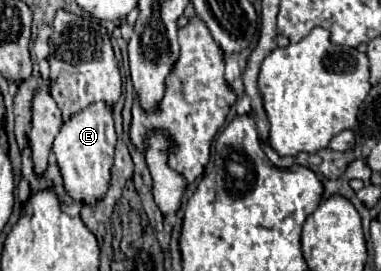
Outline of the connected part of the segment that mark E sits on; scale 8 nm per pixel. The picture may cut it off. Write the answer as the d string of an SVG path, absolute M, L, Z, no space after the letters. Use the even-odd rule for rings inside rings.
M93 104L83 112L75 114L69 122L61 126L55 138L53 152L57 156L57 166L61 170L63 186L67 194L81 204L97 206L111 186L111 166L115 150L115 128L111 110L105 104Z

